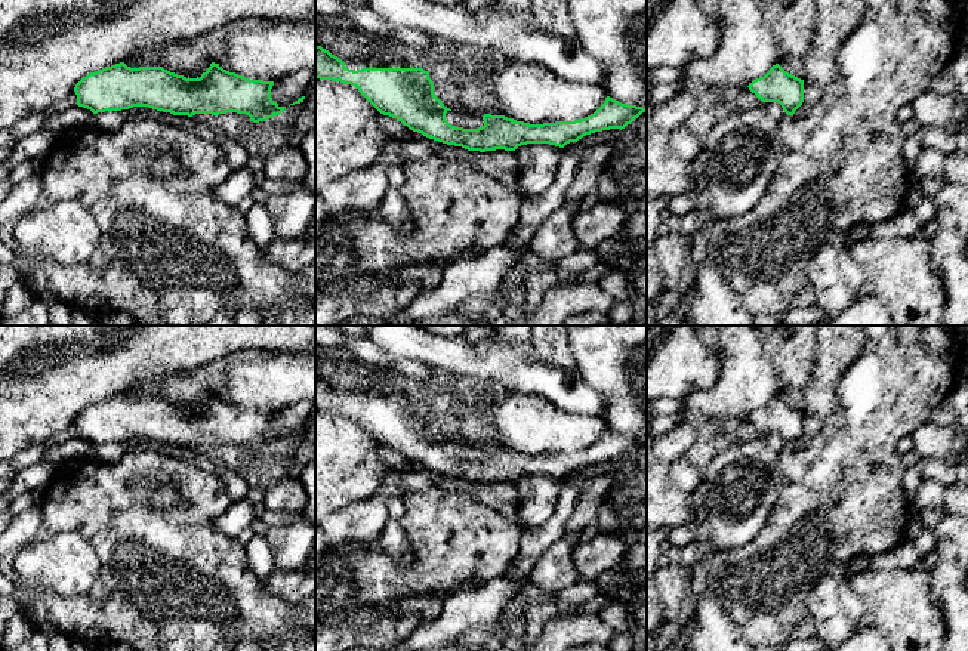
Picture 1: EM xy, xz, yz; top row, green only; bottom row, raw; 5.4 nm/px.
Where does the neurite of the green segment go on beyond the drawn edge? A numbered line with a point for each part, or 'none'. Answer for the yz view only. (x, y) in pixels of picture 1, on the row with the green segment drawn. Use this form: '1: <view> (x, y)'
none

